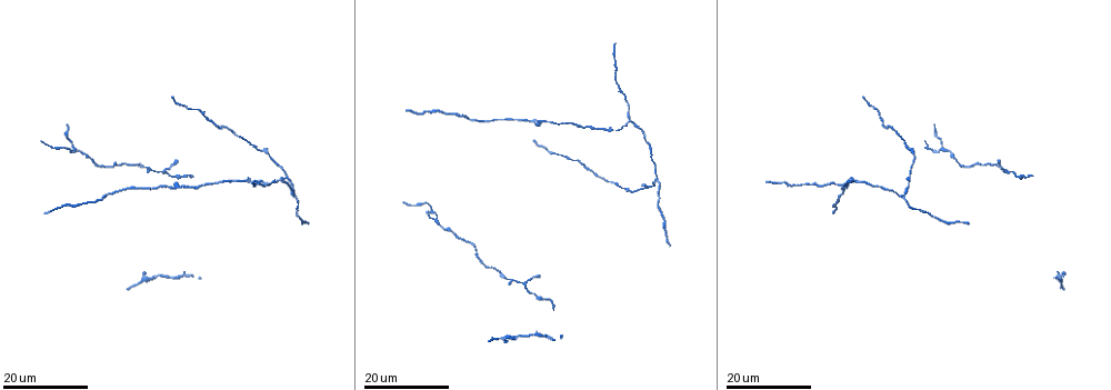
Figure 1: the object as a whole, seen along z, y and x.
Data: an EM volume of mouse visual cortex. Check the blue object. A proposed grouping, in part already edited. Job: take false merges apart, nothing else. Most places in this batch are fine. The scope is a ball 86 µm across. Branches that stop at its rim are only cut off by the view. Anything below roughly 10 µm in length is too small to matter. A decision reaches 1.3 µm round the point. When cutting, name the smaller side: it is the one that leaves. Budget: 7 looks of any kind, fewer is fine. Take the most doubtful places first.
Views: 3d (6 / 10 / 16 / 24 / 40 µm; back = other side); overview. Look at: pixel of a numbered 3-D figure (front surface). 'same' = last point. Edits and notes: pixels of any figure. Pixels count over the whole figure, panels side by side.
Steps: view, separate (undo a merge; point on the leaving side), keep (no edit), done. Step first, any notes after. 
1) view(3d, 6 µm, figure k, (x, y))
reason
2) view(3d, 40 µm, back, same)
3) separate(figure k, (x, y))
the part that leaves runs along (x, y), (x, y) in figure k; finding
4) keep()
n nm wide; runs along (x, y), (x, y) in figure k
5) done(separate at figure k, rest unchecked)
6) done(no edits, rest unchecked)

view(3d, 16 µm, figure 1, (630, 122))
a fork

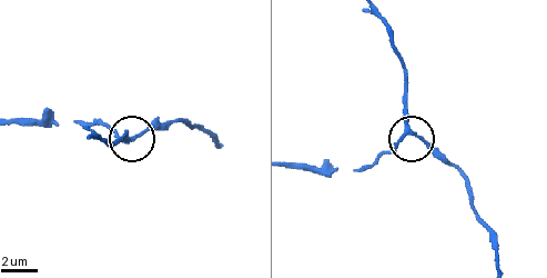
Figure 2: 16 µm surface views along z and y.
view(3d, 10 µm, figure 2, (132, 137))

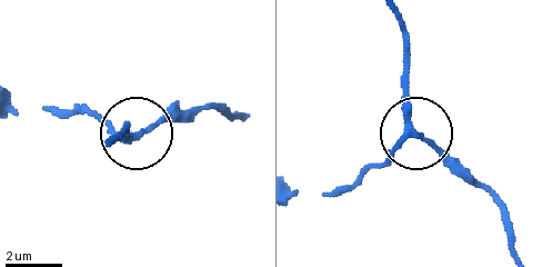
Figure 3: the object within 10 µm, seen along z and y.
keep()
190 nm wide; continuous, no second cell

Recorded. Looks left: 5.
view(3d, 16 µm, figure 1, (905, 197))
arms part here

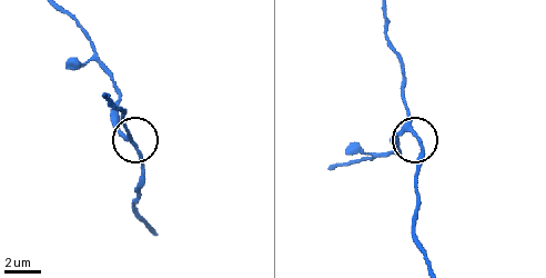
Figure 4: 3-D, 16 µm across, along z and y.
view(3d, 10 µm, figure 4, (407, 129))

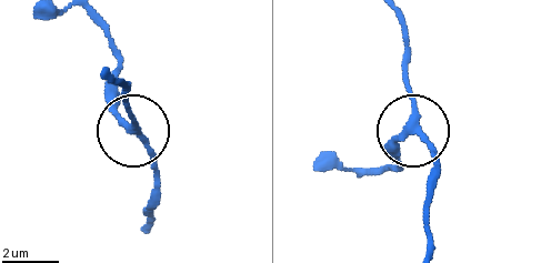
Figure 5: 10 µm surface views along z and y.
keep()
runs along (391, 10), (416, 110), (393, 158) in figure 5; one cell here

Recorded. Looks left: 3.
view(3d, 16 µm, figure 1, (72, 151))
a narrow waist

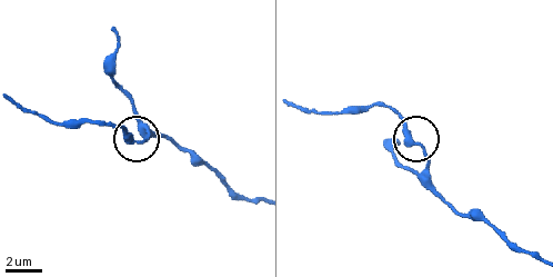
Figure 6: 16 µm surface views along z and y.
view(3d, 6 µm, figure 6, (145, 142))
zoom in

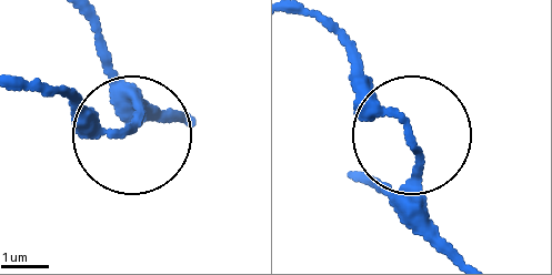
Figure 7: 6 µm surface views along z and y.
keep()
all the same cell

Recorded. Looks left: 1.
done(no edits, rest unchecked)

